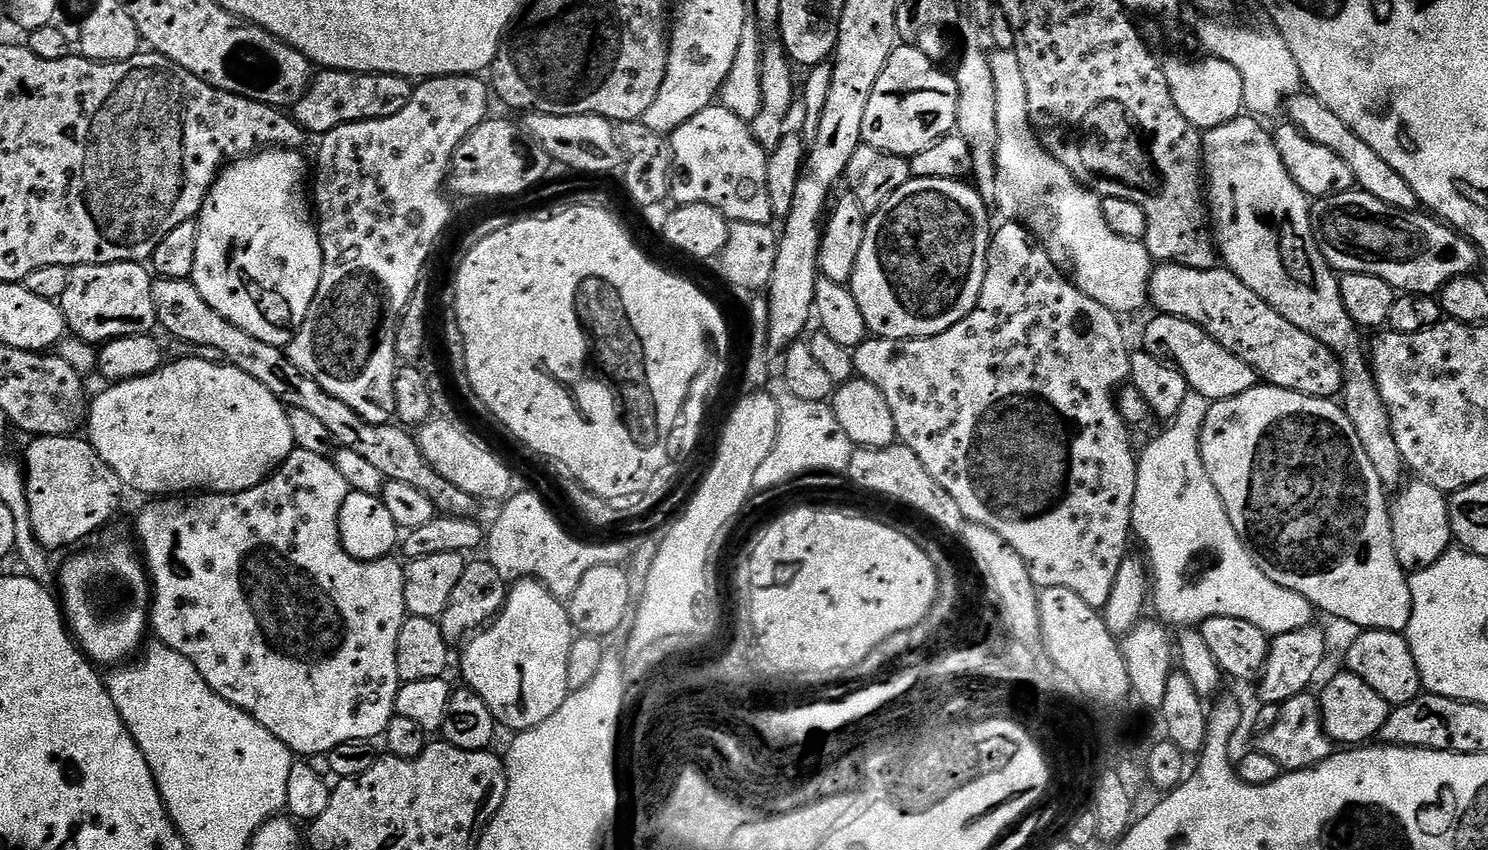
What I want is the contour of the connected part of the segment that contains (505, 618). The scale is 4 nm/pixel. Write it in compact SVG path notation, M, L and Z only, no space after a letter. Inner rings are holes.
M534 579L513 583L496 619L481 627L475 634L469 635L463 645L464 653L460 656L463 683L476 692L482 702L486 702L490 714L503 727L505 724L512 728L513 733L525 732L546 722L546 718L550 718L550 714L554 714L570 695L566 662L570 658L573 639L572 620L562 601L552 596L550 590Z

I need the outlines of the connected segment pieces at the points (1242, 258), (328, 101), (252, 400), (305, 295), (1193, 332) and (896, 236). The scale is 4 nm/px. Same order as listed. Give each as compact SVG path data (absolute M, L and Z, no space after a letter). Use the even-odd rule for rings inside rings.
M1241 114L1235 120L1205 131L1202 136L1202 164L1206 169L1206 204L1210 209L1210 224L1214 229L1214 243L1218 249L1219 259L1223 267L1236 275L1243 284L1250 286L1250 290L1254 290L1258 298L1262 298L1275 312L1282 314L1286 322L1318 338L1318 342L1326 345L1340 359L1340 366L1344 370L1342 389L1344 412L1350 418L1350 422L1354 422L1354 430L1358 430L1358 442L1362 442L1366 458L1374 462L1374 471L1378 473L1378 478L1384 483L1385 489L1399 489L1405 479L1403 476L1406 476L1406 465L1402 454L1398 454L1398 442L1394 442L1394 430L1390 426L1382 394L1376 385L1365 345L1364 348L1360 345L1361 333L1350 318L1350 314L1346 314L1337 273L1326 262L1322 250L1318 250L1318 242L1312 233L1309 197L1305 196L1303 190L1296 185L1294 178L1290 178L1286 166L1282 166L1282 154L1278 154L1273 133L1267 132L1260 124L1263 123L1259 119Z
M337 68L315 73L311 86L294 106L294 119L305 133L323 134L343 124L390 118L410 102L414 84L409 77L377 72L339 72Z
M199 359L173 360L165 363L156 372L145 376L135 376L133 380L112 382L107 387L105 392L98 393L91 401L86 421L87 439L90 441L92 449L102 458L102 462L106 462L106 466L110 466L110 470L114 470L114 474L118 474L125 489L132 491L133 488L136 492L145 492L148 498L171 498L177 494L250 490L267 480L296 448L294 434L290 434L290 422L285 405L281 404L280 399L274 394L270 394L270 390L266 390L266 386L262 386L262 382L254 382L254 378L250 378L250 374L233 368L227 362L215 364Z
M269 148L262 152L253 152L251 156L244 157L243 160L237 160L229 163L227 167L217 176L212 187L208 189L208 197L204 200L204 205L200 208L198 223L200 233L198 234L198 254L194 254L194 270L191 274L192 285L206 298L222 318L234 322L238 330L246 330L250 338L258 338L261 342L270 342L270 346L275 348L287 349L288 343L296 336L296 332L302 326L310 306L314 302L314 294L318 294L318 286L322 282L324 273L324 255L320 245L320 234L317 225L310 219L310 196L304 193L304 179L309 179L310 164L300 157L299 151L291 148Z
M1163 314L1153 315L1153 320L1144 328L1143 351L1154 358L1165 361L1184 375L1189 389L1202 394L1210 402L1234 398L1238 394L1246 394L1246 390L1257 387L1256 371L1242 358L1230 354L1226 346L1222 346L1206 330L1202 330L1194 322L1183 320L1177 316Z
M913 178L895 194L890 194L890 198L886 198L886 202L877 212L869 215L866 238L862 238L862 250L858 250L858 262L854 262L850 287L854 294L854 302L858 302L858 310L862 310L862 318L866 318L866 326L873 337L881 336L884 340L924 340L927 336L939 338L943 332L962 322L962 318L966 318L976 309L988 269L988 241L991 240L994 231L993 225L988 225L988 208L989 205L980 197L975 187L964 180Z

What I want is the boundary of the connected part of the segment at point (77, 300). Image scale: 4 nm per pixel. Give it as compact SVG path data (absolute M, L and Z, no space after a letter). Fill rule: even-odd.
M143 263L80 264L70 271L70 286L58 301L68 332L93 346L127 336L147 336L157 327L152 282L154 276Z

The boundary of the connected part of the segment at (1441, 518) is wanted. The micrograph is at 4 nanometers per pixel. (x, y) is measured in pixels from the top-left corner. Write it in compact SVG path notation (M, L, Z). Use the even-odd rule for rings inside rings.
M1413 479L1411 483L1405 483L1395 493L1396 500L1394 496L1390 504L1394 554L1398 554L1398 562L1408 574L1419 568L1434 566L1434 562L1438 562L1438 558L1442 558L1442 554L1446 554L1454 544L1448 496L1427 484L1425 480Z

